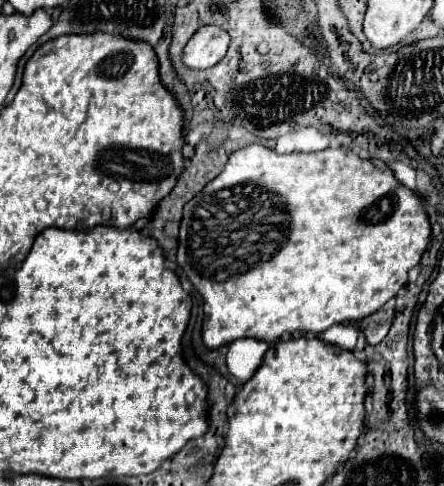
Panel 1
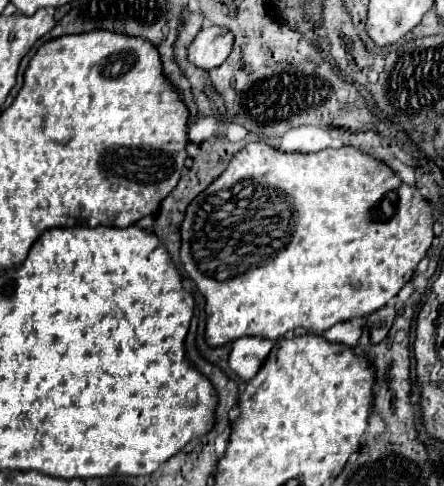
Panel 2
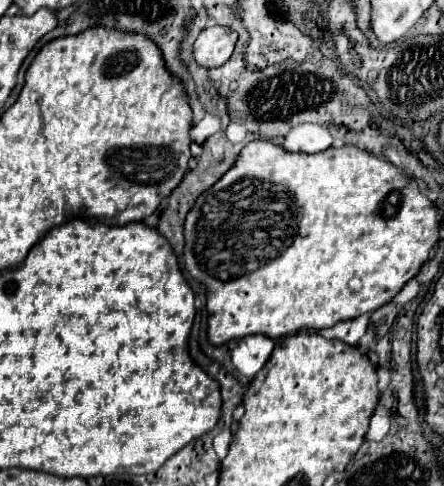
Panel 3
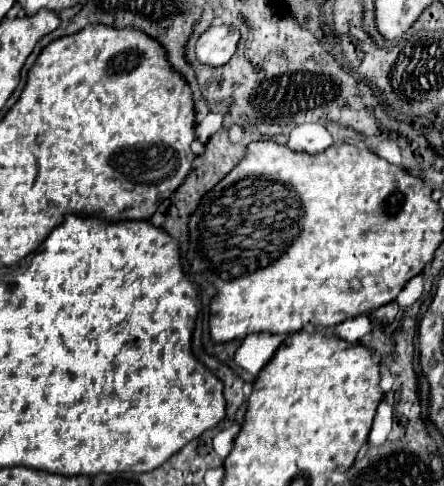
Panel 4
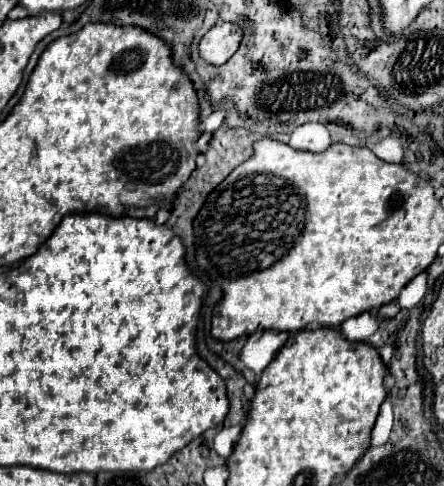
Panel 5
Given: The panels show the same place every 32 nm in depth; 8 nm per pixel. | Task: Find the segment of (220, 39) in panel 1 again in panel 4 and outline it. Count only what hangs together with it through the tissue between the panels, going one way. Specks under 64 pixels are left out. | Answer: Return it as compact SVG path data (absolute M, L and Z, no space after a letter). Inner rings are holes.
M212 24L196 42L196 58L206 66L226 64L240 40L240 34L232 26Z

